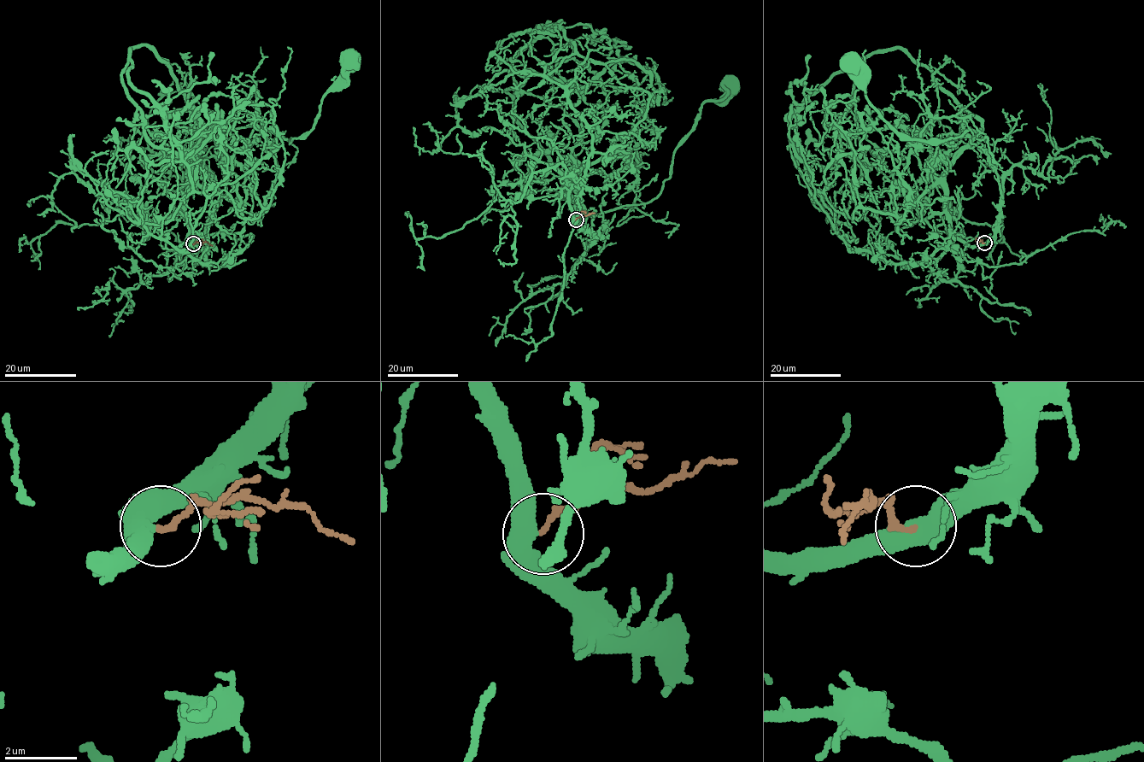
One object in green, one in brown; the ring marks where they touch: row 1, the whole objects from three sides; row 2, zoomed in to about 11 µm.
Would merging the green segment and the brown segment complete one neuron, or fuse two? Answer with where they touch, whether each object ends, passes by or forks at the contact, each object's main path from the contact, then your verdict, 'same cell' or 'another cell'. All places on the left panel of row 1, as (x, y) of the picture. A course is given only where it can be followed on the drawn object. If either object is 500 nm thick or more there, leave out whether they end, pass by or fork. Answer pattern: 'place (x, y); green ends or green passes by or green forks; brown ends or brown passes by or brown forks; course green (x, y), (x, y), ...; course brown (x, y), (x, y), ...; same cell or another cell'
place (193, 243); course green (192, 244), (186, 246), (186, 168), (202, 139), (211, 130), (248, 126), (302, 139), (348, 57); course brown (192, 244), (198, 242), (213, 246); same cell

